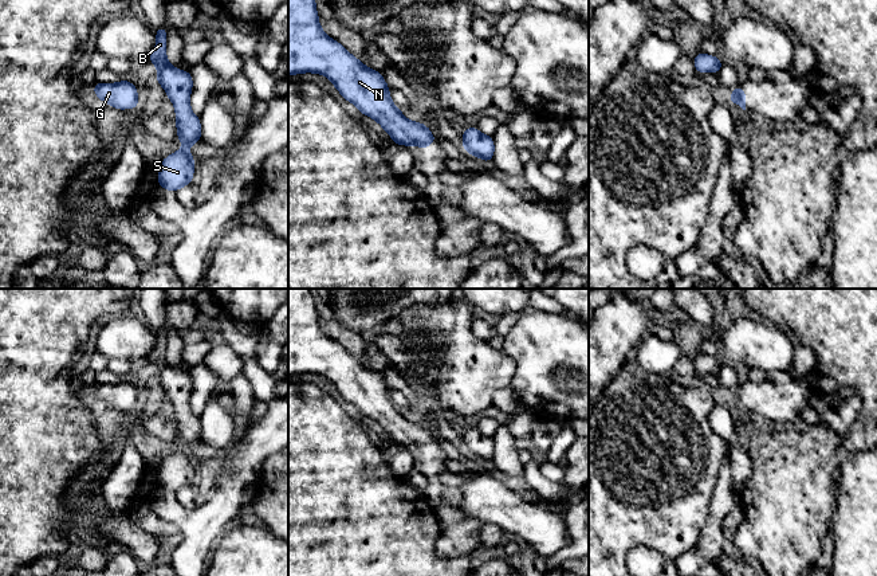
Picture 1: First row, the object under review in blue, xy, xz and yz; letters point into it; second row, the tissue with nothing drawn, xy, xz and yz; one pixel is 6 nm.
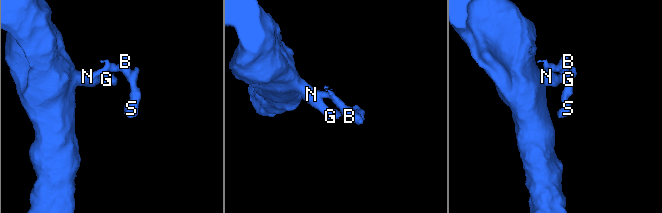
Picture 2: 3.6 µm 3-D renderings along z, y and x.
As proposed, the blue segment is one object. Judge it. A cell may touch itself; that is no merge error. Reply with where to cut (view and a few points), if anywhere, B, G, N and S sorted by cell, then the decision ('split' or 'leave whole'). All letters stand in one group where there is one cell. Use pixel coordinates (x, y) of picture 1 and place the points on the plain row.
no cut | B G N S | leave whole

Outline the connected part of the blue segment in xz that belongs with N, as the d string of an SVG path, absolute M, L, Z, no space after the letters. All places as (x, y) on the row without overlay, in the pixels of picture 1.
M288 289L288 377L302 373L327 377L346 401L390 435L394 446L426 450L436 443L425 424L406 420L393 405L381 372L367 369L323 333L311 289Z

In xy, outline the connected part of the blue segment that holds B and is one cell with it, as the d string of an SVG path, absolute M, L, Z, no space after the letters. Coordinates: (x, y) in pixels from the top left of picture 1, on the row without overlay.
M161 326L154 330L157 344L148 363L158 368L156 381L165 389L176 411L177 439L182 448L161 462L157 473L160 489L177 493L184 486L190 486L196 461L190 457L189 447L201 442L200 418L190 410L189 399L193 388L190 372L181 372L166 361L166 334Z

